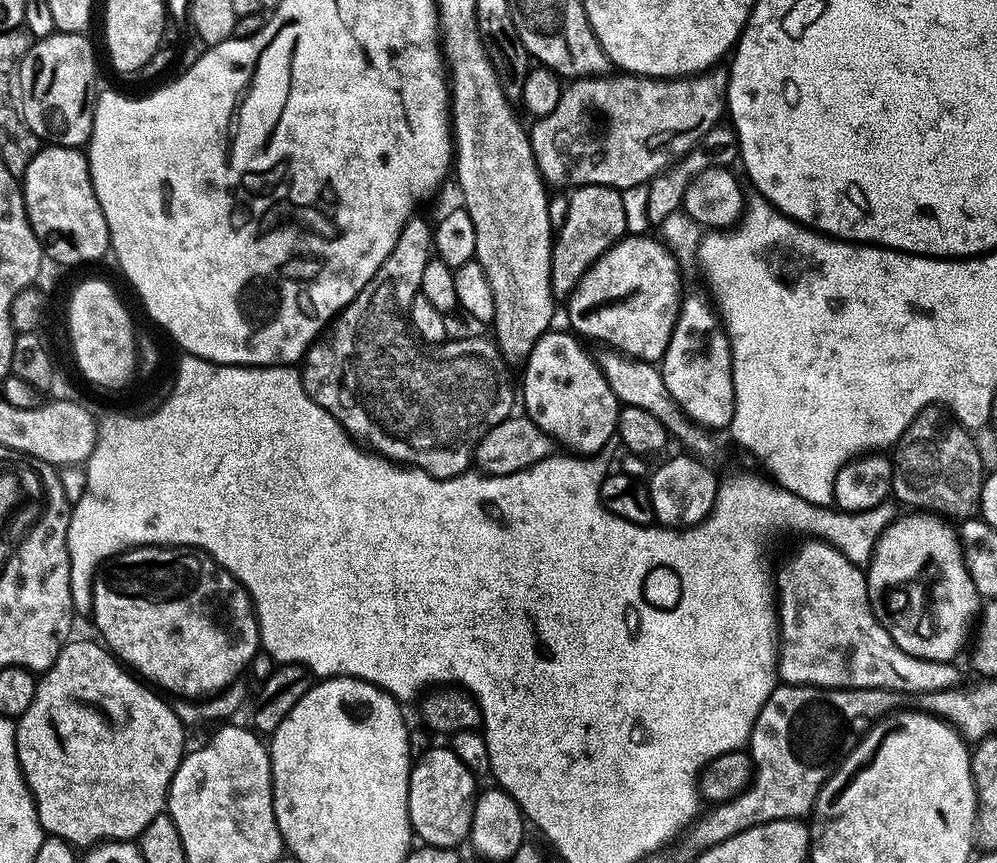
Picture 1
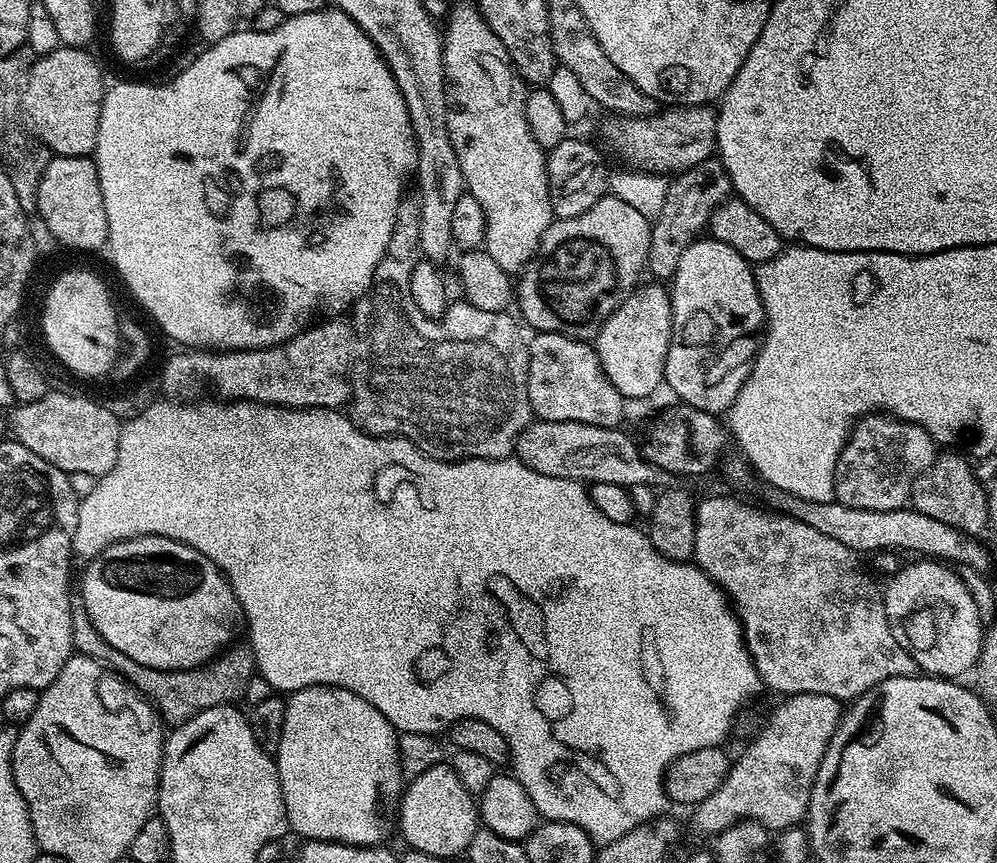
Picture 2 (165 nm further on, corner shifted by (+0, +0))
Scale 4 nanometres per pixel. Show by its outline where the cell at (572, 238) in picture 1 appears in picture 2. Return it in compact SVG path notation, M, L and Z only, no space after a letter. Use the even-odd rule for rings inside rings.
M611 194L603 195L577 217L553 219L546 234L542 234L540 249L515 281L514 304L517 309L520 307L519 319L536 332L557 332L575 340L595 341L607 316L641 283L640 271L645 271L648 262L651 237L649 217L638 214L634 206Z

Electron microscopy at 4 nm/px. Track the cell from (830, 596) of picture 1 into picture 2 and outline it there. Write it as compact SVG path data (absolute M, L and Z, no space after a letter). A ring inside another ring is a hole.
M708 496L704 501L696 504L696 529L694 530L694 550L692 555L696 567L701 568L712 581L724 591L728 597L739 621L744 638L744 647L752 656L754 666L760 675L761 685L765 689L773 688L784 696L793 696L799 692L806 694L822 694L832 696L841 702L851 702L857 696L861 696L866 690L870 690L875 684L881 684L883 680L889 680L892 676L915 676L918 669L914 658L894 638L894 634L888 625L888 615L884 605L884 594L881 585L876 585L870 577L864 573L860 565L861 557L850 546L842 546L835 538L814 530L814 526L806 526L806 522L796 520L792 516L773 514L763 507L751 508L740 500L734 500L728 496Z

